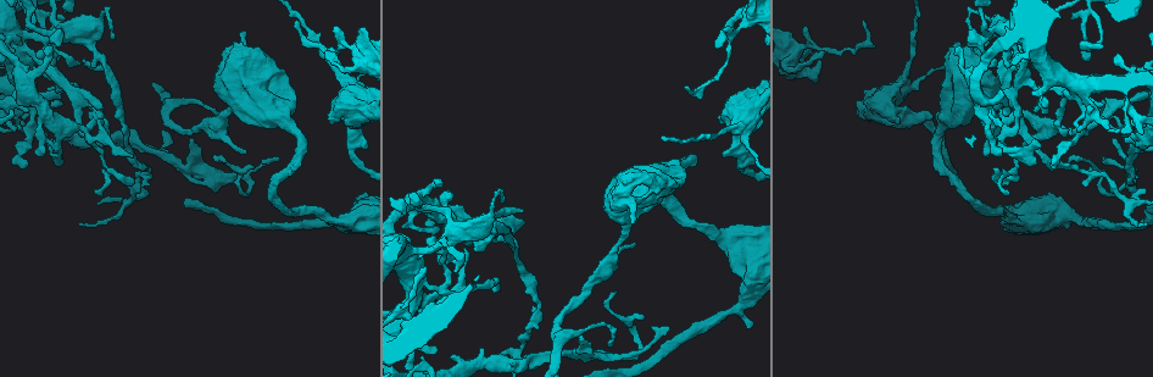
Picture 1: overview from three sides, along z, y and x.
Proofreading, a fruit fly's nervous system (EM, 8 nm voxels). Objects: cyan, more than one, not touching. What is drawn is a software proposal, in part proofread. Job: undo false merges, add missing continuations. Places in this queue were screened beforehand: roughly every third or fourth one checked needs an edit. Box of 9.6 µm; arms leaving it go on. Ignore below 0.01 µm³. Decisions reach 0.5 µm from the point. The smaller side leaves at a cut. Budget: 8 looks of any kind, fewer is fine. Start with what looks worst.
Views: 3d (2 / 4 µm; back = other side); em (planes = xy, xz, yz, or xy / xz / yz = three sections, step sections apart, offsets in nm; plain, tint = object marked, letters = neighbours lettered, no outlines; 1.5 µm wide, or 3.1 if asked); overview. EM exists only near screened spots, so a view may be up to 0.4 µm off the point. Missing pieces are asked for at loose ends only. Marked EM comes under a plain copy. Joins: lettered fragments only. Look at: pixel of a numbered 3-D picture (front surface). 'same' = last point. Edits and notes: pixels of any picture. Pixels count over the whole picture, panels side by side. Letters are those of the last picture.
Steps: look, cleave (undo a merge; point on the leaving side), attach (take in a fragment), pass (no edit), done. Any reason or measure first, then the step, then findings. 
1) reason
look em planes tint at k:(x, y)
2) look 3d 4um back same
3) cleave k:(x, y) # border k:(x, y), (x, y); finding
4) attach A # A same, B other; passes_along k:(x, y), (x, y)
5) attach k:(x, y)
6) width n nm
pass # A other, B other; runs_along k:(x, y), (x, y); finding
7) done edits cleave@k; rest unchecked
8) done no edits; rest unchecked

an open end
look em planes letters at 1:(685, 85)

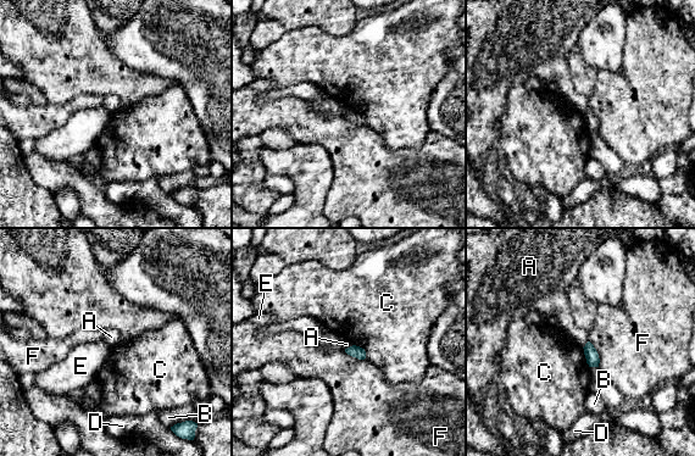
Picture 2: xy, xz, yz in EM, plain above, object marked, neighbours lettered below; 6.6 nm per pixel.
longest_contact F 190 nm
pass # A other, B other, C other, D other, E other, F other; border 2:(588, 342), (583, 348); none of them fits

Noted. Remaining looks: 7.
two arms at a narrow angle
look em yz step 8 tint at 1:(1127, 167)

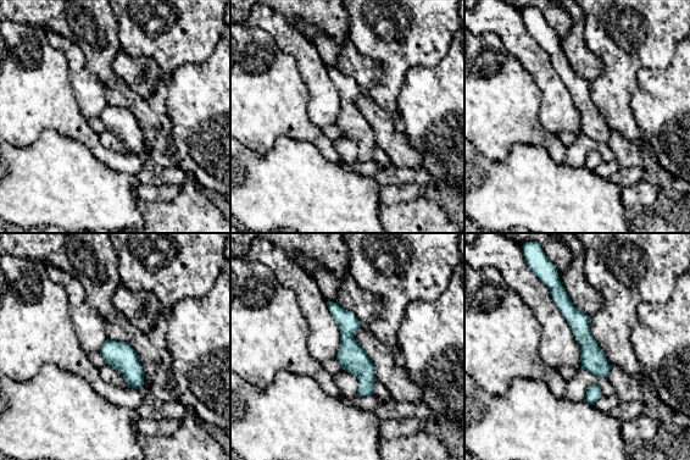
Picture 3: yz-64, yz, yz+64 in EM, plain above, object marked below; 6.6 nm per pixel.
look em planes letters same

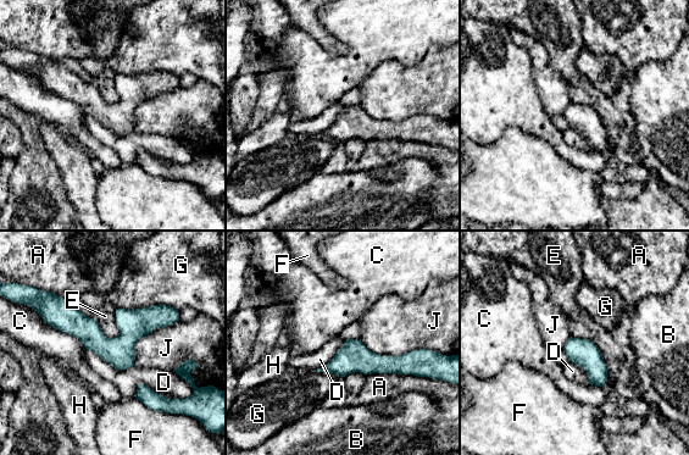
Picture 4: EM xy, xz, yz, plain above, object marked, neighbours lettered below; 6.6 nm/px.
width 180 nm; longest_contact J 460 nm
pass # A other, B other, C other, D other, E other, F other, G other, H other, J other; one neuron here

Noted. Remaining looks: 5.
tapers out
look em yz step 4 tint at 1:(1070, 158)

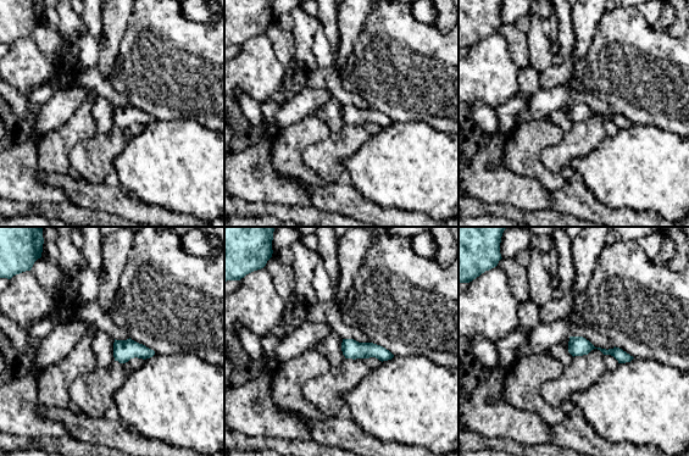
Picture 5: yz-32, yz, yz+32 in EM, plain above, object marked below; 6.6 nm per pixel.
look em xz step 8 letters same

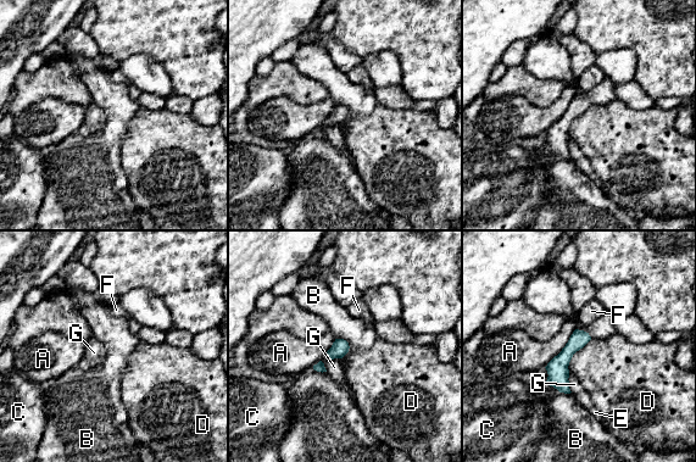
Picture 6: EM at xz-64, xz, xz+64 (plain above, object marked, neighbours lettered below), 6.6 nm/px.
width 110 nm
pass # A other, B other, C other, D other, E other, F other, G other; no lettered fragment goes on from it

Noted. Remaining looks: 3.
done no edits; rest unchecked

